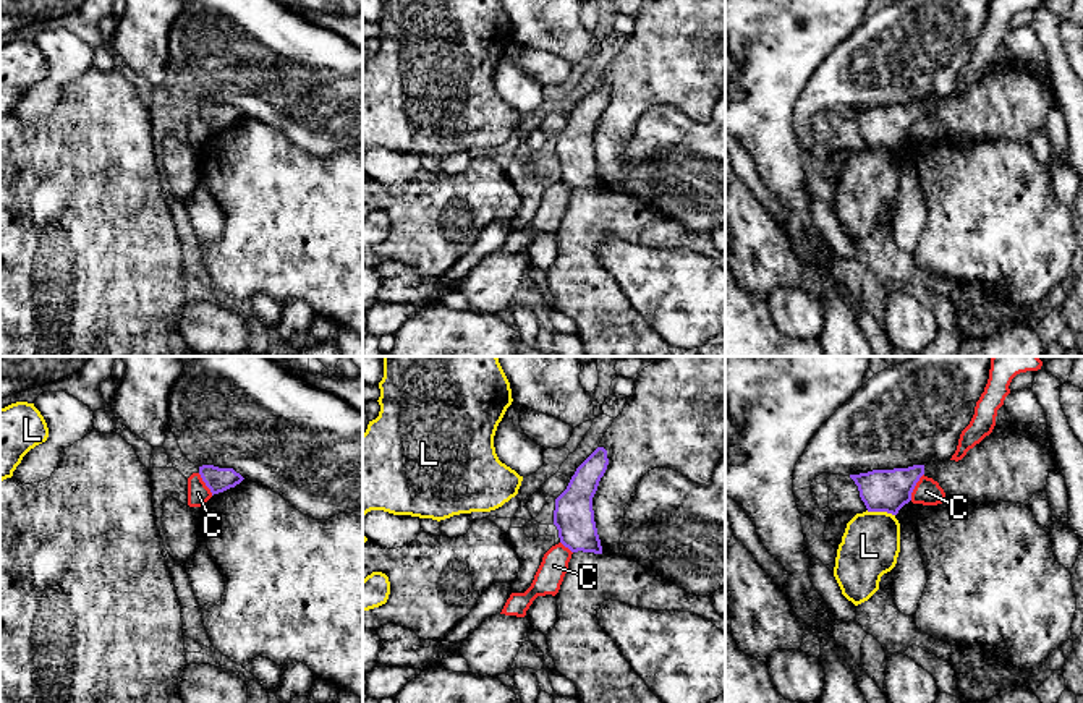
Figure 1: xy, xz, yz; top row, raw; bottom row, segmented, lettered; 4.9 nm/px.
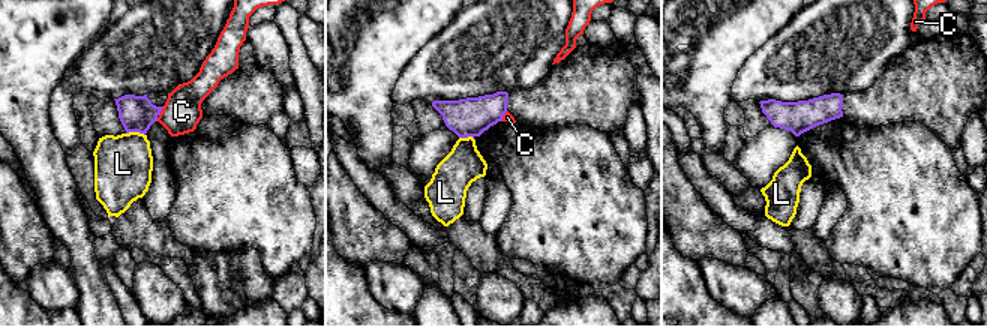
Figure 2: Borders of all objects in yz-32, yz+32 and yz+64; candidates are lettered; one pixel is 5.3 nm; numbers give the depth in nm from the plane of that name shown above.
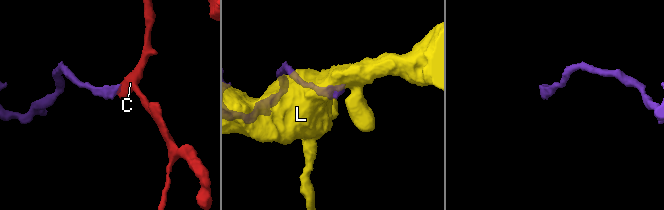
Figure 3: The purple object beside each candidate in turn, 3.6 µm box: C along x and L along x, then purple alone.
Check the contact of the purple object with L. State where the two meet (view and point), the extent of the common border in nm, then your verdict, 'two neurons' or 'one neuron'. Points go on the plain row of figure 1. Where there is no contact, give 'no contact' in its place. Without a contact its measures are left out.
contact yz (881, 148); length 150 nm; two neurons

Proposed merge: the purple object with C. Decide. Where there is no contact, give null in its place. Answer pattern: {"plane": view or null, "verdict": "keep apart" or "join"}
{"plane": "yz", "verdict": "keep apart"}

